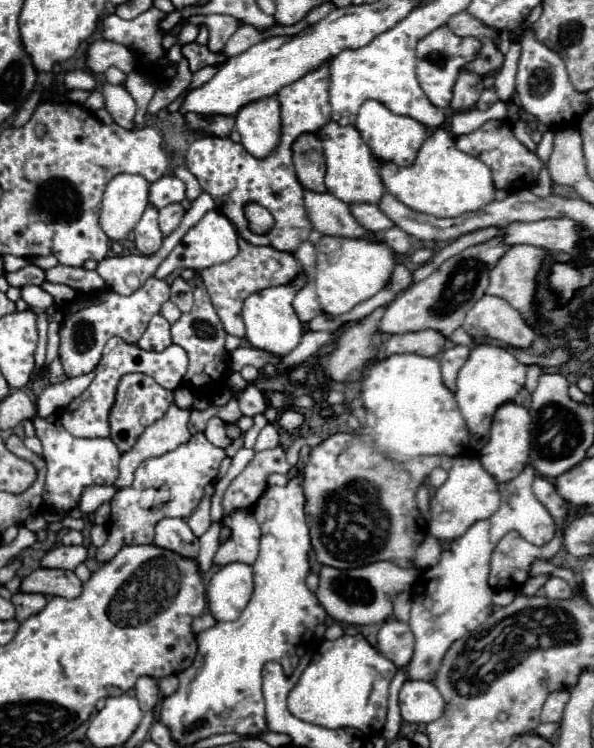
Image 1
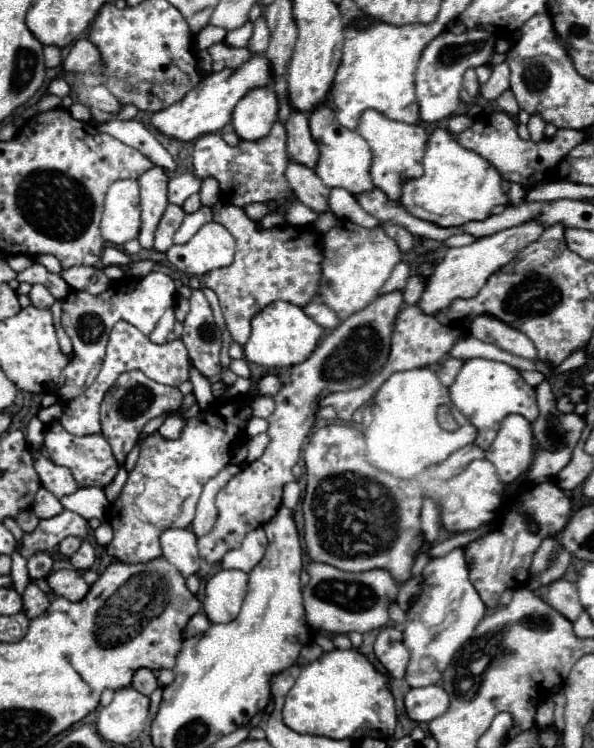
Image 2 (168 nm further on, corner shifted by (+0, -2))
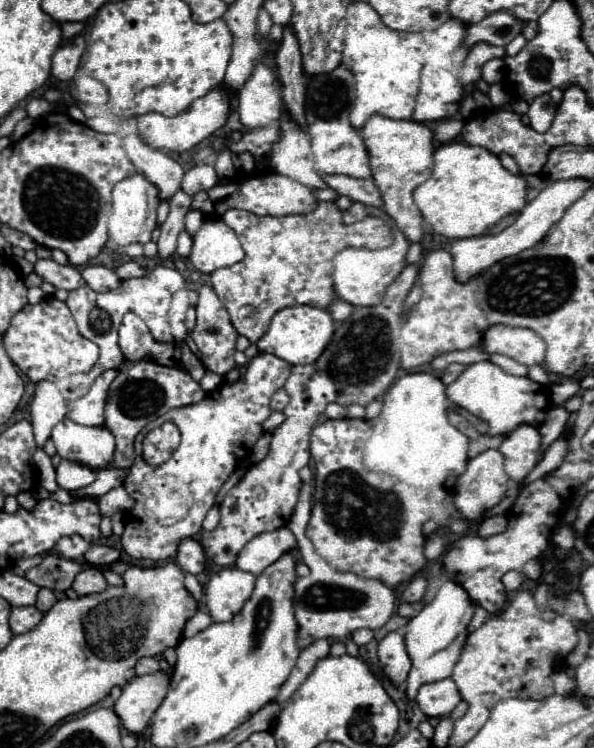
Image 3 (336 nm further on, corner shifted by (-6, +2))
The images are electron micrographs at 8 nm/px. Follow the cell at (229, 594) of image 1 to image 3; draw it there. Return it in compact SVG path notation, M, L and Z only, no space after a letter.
M234 566L216 572L206 586L206 610L214 622L228 622L238 614L254 590L256 576Z

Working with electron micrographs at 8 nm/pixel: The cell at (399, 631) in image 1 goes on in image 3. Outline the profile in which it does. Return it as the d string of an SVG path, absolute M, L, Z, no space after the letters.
M388 632L382 638L382 642L378 644L378 660L382 670L394 684L402 684L408 678L412 660L408 658L404 638L398 632Z

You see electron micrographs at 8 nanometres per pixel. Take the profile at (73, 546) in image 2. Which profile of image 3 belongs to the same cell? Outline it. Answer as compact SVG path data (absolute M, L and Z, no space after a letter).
M66 536L66 538L60 538L54 546L54 550L68 558L68 560L80 560L82 554L90 548L90 544L82 538L82 536Z

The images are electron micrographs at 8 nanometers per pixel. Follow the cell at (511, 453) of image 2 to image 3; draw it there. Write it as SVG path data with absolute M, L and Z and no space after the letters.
M520 424L510 434L506 434L498 450L504 456L506 474L514 482L522 482L536 466L536 460L540 456L538 428L530 424Z

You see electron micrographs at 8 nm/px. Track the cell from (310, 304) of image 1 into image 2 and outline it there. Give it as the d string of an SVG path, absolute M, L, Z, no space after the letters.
M312 302L312 304L308 304L308 306L304 306L304 312L312 318L312 320L316 320L322 328L326 328L326 330L332 330L332 328L336 328L338 326L338 316L336 316L336 312L332 310L332 308L328 308L328 306L324 306L324 304L320 304L320 302Z

